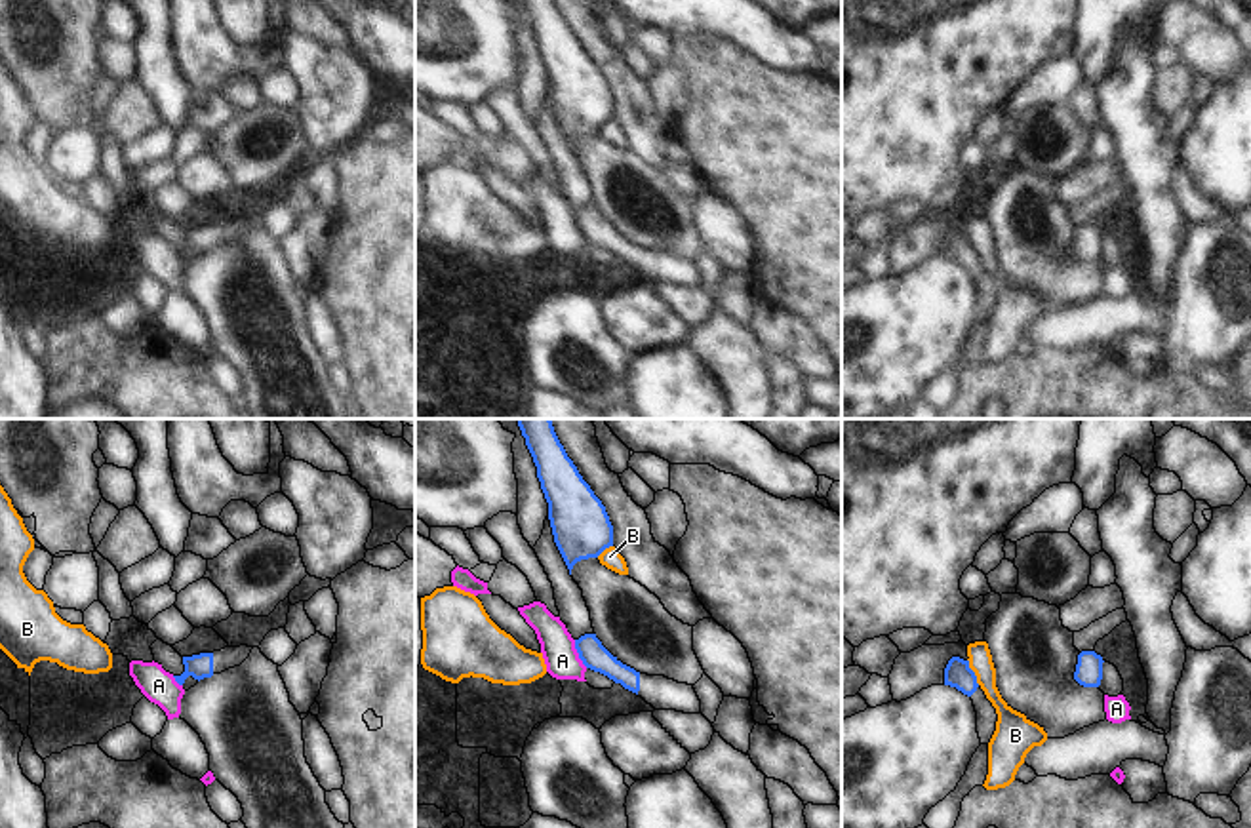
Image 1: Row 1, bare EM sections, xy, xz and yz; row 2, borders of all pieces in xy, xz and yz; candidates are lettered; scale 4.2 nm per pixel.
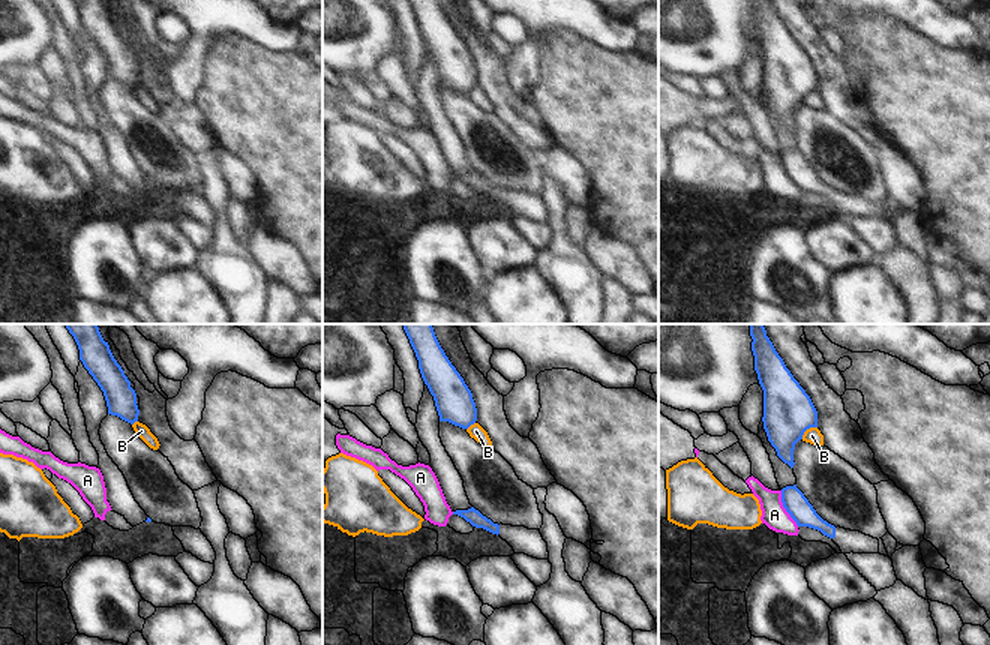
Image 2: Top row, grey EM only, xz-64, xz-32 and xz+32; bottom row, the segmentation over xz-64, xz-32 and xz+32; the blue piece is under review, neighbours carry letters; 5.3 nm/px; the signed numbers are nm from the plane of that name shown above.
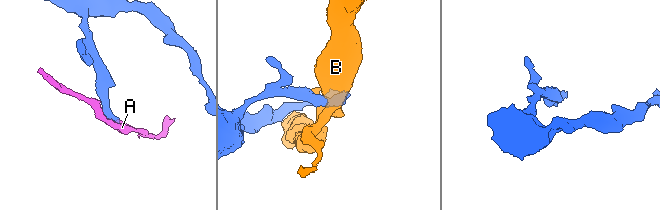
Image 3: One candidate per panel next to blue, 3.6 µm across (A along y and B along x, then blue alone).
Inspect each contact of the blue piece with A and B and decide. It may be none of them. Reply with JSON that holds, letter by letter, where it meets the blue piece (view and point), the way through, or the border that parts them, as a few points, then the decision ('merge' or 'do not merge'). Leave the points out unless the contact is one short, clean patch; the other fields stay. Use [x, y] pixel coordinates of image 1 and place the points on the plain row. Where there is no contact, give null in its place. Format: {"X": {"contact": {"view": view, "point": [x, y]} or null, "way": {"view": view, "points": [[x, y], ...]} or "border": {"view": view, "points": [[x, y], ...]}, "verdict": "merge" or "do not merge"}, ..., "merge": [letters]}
{"A": {"contact": {"view": "xz", "point": [577, 225]}, "border": {"view": "xz", "points": [[574, 214], [577, 231], [587, 240]]}, "verdict": "do not merge"}, "B": {"contact": {"view": "yz", "point": [973, 246]}, "verdict": "do not merge"}, "merge": []}

